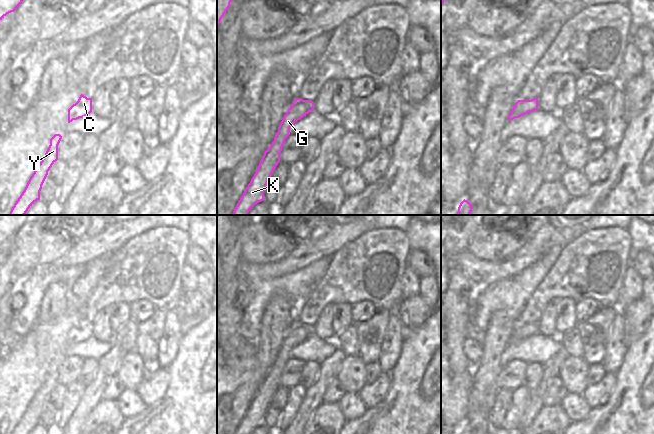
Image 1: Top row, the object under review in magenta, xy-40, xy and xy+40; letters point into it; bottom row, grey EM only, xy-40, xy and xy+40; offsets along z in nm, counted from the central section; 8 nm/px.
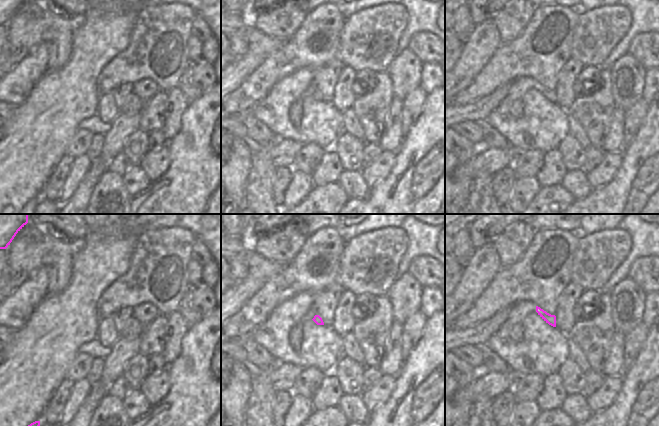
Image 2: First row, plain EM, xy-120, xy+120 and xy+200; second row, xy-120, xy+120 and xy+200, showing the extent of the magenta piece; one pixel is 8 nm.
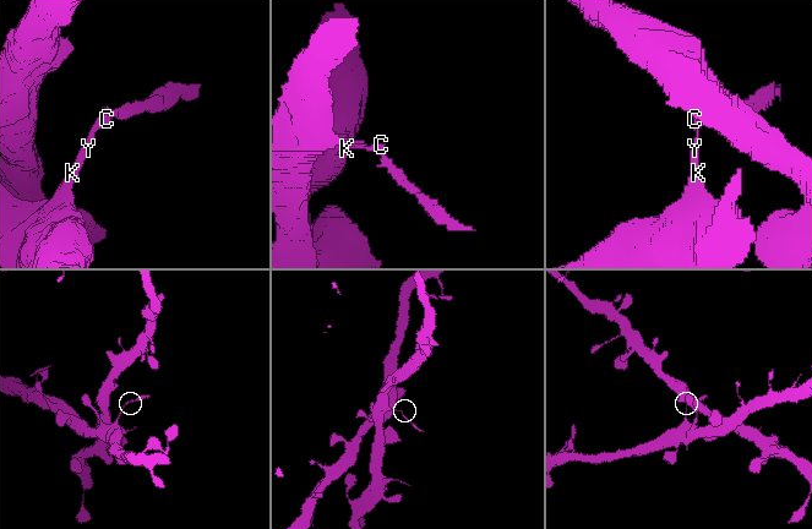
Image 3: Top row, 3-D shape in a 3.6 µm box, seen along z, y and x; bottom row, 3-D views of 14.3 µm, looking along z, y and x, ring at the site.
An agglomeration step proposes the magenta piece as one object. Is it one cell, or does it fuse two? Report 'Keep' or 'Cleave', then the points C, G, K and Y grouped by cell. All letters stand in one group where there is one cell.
Cleave. Groups: C G / K Y

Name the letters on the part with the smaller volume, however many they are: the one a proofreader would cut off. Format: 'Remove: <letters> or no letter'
Remove: C, G

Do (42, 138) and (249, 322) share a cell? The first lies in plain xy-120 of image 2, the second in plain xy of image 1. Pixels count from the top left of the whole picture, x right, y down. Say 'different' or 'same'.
different

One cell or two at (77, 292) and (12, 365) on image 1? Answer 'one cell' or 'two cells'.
one cell

